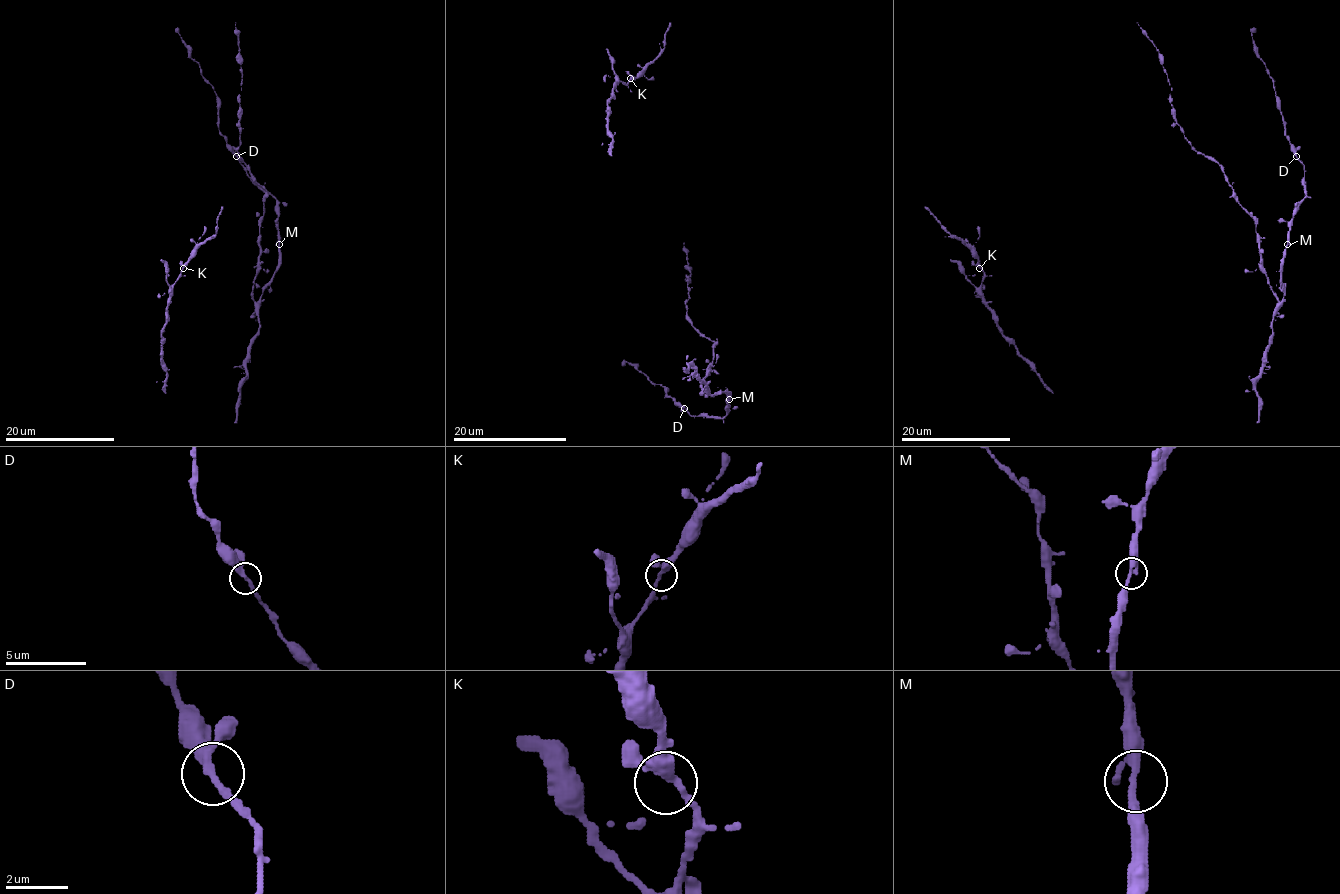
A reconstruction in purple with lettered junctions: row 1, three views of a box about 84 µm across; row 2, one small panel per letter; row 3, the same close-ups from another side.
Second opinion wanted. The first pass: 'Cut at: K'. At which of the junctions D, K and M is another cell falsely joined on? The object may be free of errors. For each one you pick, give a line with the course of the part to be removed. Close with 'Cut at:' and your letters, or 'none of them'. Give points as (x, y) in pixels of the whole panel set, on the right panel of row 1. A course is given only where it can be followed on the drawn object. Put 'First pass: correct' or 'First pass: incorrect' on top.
First pass: incorrect
Cut at: none of them

